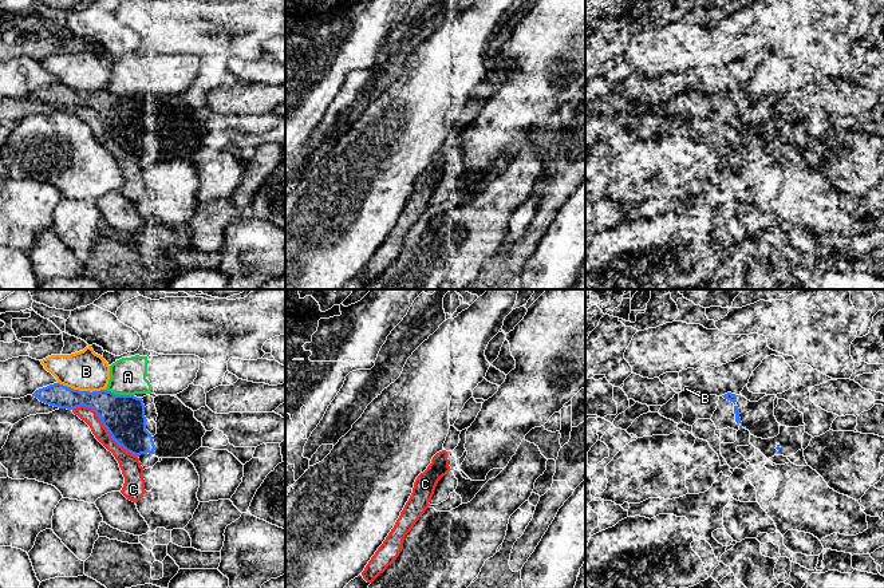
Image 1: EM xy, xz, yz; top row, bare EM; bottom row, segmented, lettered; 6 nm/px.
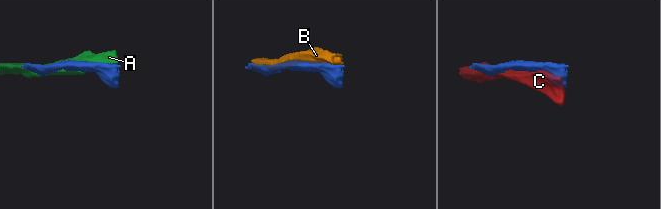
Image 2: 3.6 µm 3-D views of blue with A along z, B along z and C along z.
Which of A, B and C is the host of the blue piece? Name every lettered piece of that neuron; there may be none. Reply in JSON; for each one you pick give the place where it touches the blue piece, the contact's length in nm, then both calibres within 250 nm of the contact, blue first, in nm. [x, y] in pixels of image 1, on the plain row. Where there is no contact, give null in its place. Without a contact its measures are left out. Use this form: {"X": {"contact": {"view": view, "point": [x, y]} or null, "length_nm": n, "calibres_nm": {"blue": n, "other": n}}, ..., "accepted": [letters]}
{"accepted": []}

